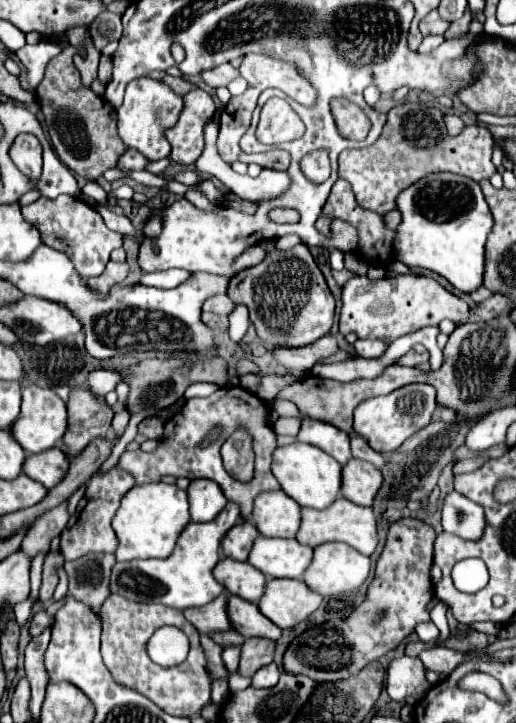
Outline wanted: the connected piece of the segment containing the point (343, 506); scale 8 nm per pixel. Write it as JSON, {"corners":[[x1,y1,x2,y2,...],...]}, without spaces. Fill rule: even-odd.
{"corners":[[339,497,333,505,329,505,329,509,309,509,305,507,301,511,301,527,297,531,297,541,309,547,317,547,321,543,327,541,343,541,347,545,351,545,353,549,361,551,363,555,371,555,377,547,377,523,375,523,375,515,371,507,359,507,351,501,347,501,345,497]]}

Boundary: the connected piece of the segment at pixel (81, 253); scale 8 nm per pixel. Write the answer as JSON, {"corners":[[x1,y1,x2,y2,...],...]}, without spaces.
{"corners":[[59,195,53,201,41,197,31,205,23,205,21,209,23,217,41,233,41,243,63,251,69,259,73,259,73,265,81,277,99,277,109,261,109,253,123,245,123,237,115,231,109,231,103,223,103,217,77,197]]}

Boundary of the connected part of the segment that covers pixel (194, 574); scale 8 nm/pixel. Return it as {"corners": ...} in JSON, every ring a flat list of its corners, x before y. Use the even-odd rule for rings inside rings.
{"corners":[[229,501,213,521,189,523,181,531,181,537,177,537,177,545,167,559,135,559,115,563,109,581,111,593,137,603,163,603,173,609,207,605,223,593,223,585,215,581,211,571,221,559,221,537,237,523,239,513,237,503]]}

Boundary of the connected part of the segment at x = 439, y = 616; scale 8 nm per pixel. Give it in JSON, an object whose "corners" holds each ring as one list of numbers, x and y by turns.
{"corners":[[439,601,430,612,430,619,438,627,440,635,438,640,444,641,450,635,450,628,447,620,448,606]]}

